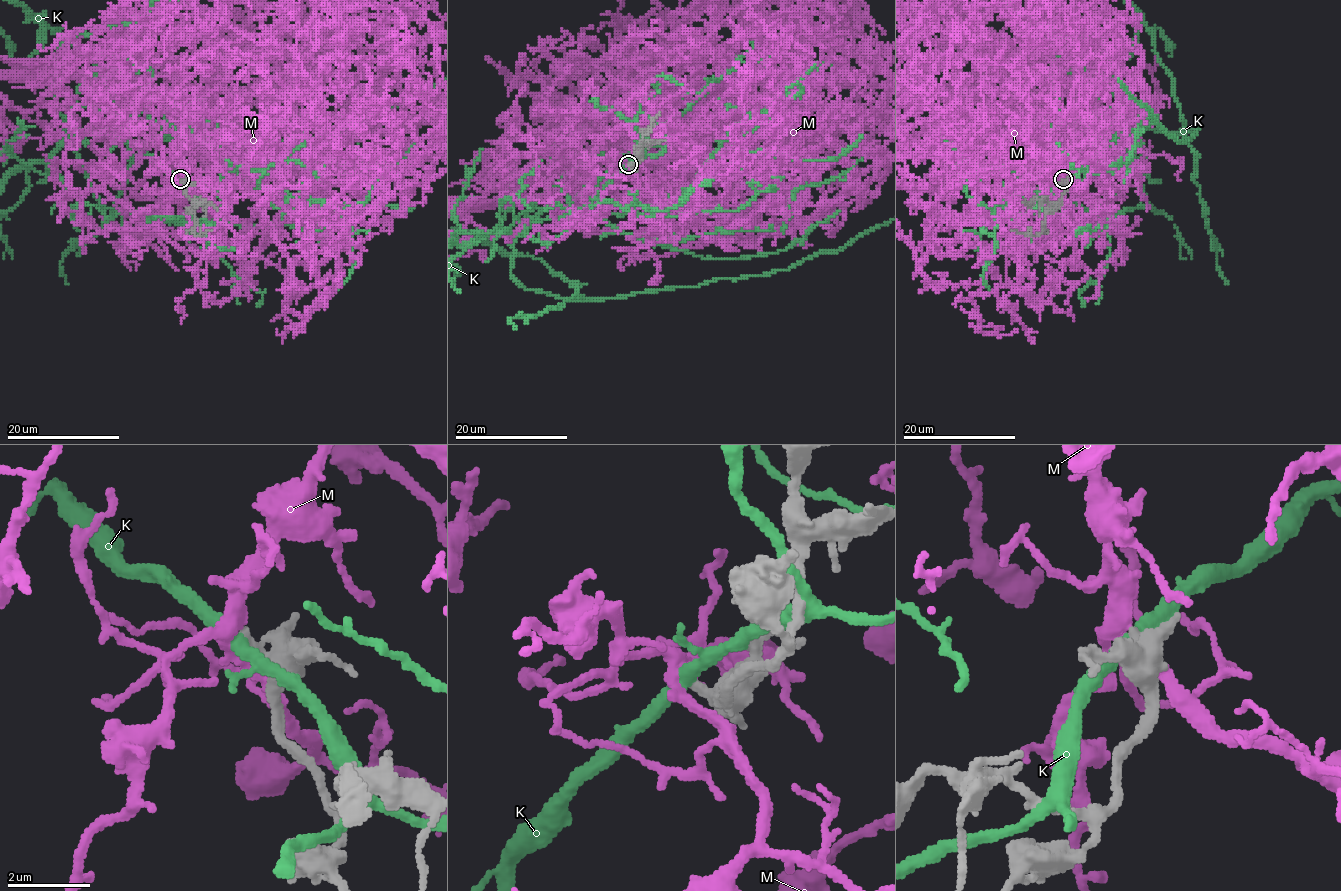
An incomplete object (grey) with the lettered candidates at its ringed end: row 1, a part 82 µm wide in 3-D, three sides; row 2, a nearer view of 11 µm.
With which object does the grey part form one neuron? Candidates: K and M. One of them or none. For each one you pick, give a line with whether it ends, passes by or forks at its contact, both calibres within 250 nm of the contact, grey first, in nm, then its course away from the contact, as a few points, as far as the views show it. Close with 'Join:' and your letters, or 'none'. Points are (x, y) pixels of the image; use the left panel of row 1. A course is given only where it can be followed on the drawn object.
M: it forks | 360/340 nm
Join: M

